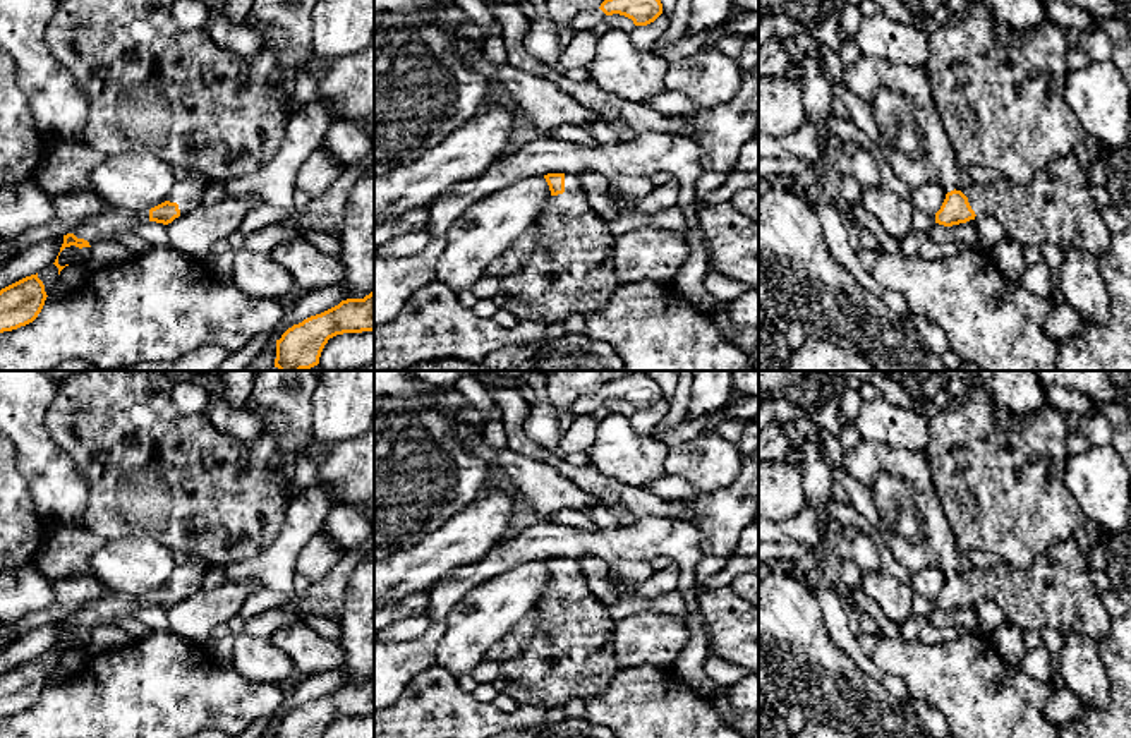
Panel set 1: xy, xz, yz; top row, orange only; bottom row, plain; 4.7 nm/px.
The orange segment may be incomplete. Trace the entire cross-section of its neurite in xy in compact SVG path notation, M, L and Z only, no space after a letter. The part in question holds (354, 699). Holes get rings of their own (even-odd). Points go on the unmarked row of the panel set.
M374 674L293 709L276 724L276 738L321 738L330 723L362 716L374 716Z

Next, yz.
M1073 539L1049 546L1028 566L1011 563L995 568L961 575L951 575L940 594L935 597L935 608L953 611L985 599L995 602L1006 614L1006 620L1023 630L1054 628L1061 633L1081 633L1095 642L1110 632L1112 616L1104 608L1100 590L1092 580L1086 556L1078 549Z

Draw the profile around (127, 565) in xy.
M149 537L106 541L89 556L89 575L112 594L151 594L175 570L170 551Z

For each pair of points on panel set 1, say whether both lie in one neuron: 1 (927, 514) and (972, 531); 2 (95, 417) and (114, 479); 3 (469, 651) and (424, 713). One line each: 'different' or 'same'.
1: different
2: same
3: different

